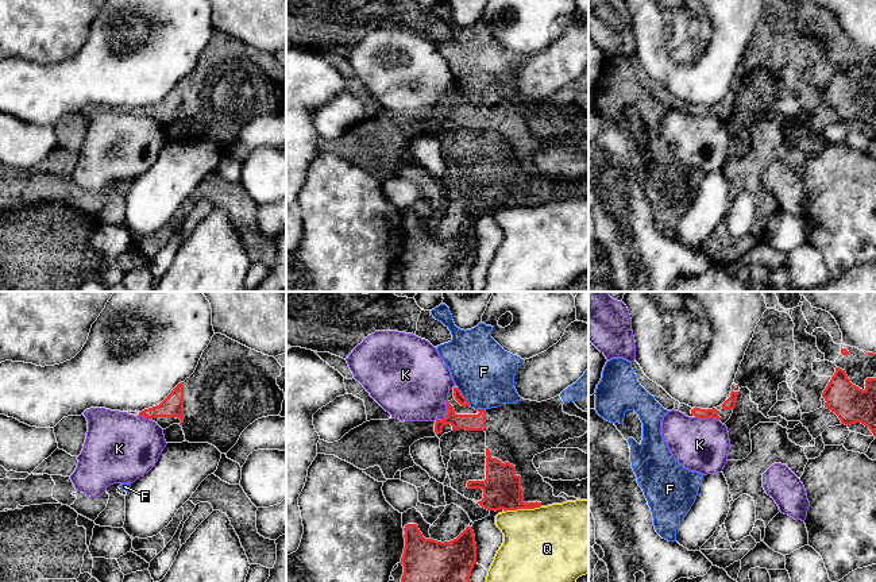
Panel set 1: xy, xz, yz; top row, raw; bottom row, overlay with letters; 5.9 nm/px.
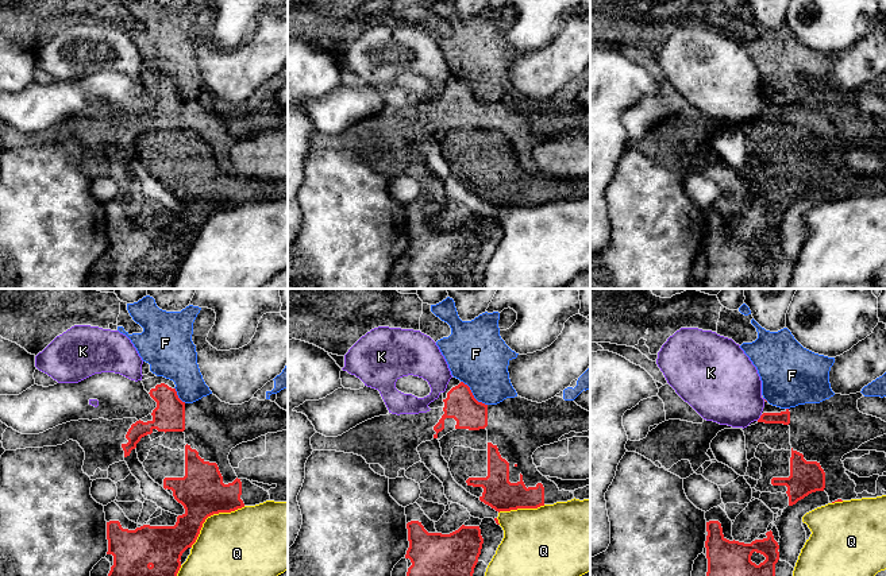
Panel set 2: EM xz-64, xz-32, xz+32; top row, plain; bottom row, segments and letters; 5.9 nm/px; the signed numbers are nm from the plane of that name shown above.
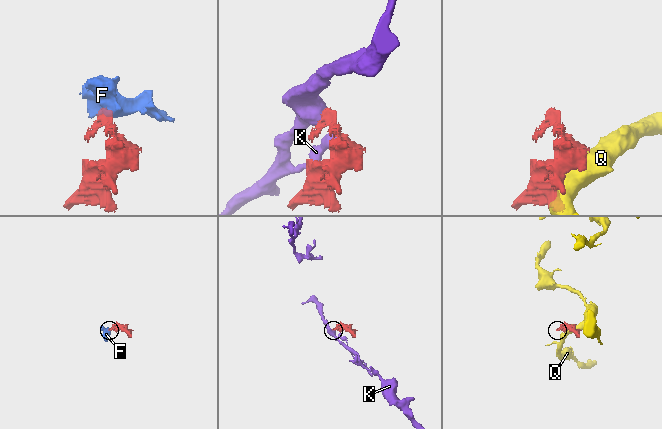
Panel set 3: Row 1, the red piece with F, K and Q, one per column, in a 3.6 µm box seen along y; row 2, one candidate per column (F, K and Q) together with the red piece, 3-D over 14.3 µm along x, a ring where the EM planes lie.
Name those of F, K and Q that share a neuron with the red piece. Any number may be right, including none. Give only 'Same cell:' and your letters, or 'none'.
Same cell: none

